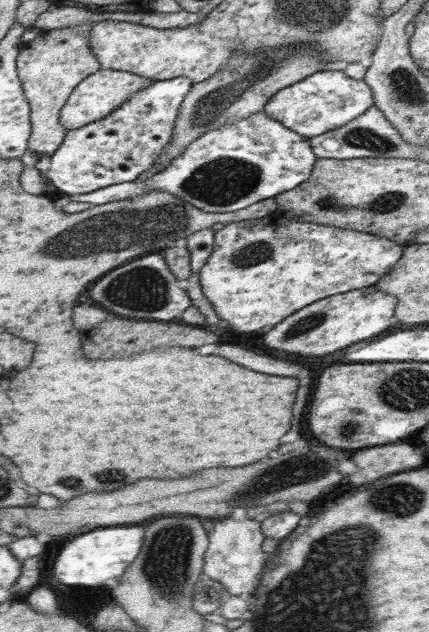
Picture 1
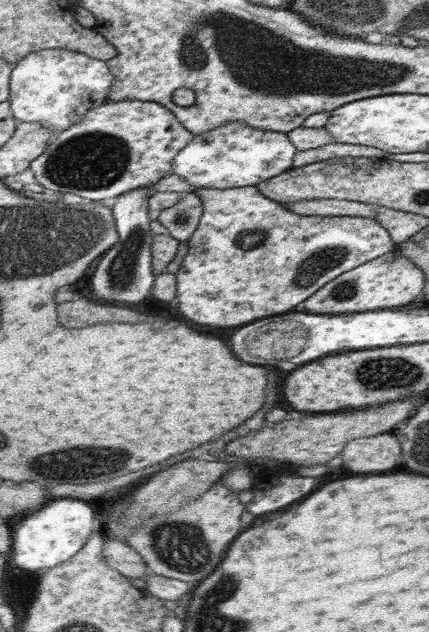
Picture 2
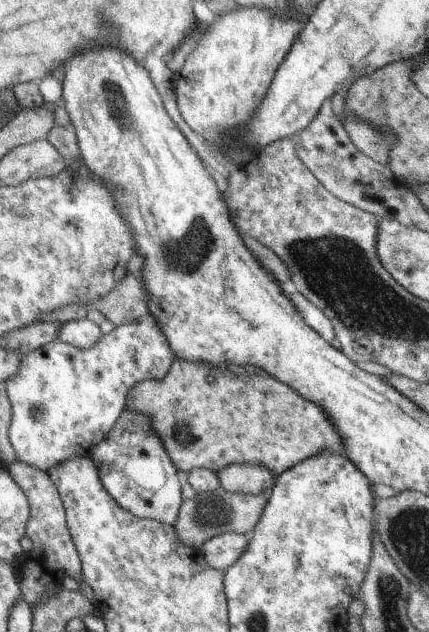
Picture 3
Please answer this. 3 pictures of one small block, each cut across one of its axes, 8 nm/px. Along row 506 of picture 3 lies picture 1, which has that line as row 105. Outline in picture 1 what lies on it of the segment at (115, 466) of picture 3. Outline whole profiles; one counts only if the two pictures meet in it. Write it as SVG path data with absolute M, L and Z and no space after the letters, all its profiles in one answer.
M187 77L154 81L147 88L139 90L129 100L119 105L113 113L108 114L105 118L83 126L83 128L68 131L63 144L50 157L50 168L46 179L53 186L53 192L57 192L59 195L65 194L65 196L94 193L100 188L105 189L106 186L131 182L141 172L148 170L169 142L182 101L185 100L187 92L192 87L193 83Z

